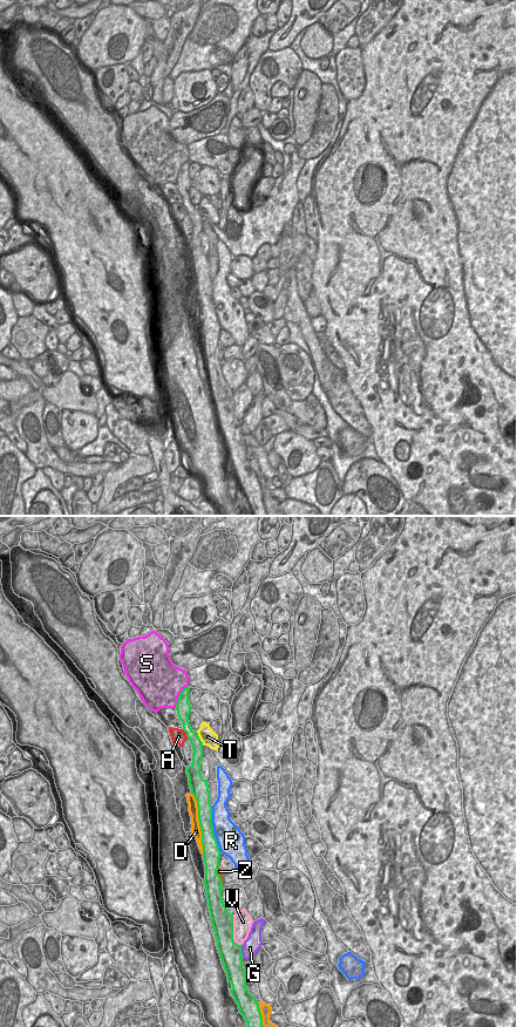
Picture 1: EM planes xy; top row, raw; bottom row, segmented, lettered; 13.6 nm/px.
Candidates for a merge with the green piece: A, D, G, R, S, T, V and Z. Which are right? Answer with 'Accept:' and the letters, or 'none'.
Accept: none

